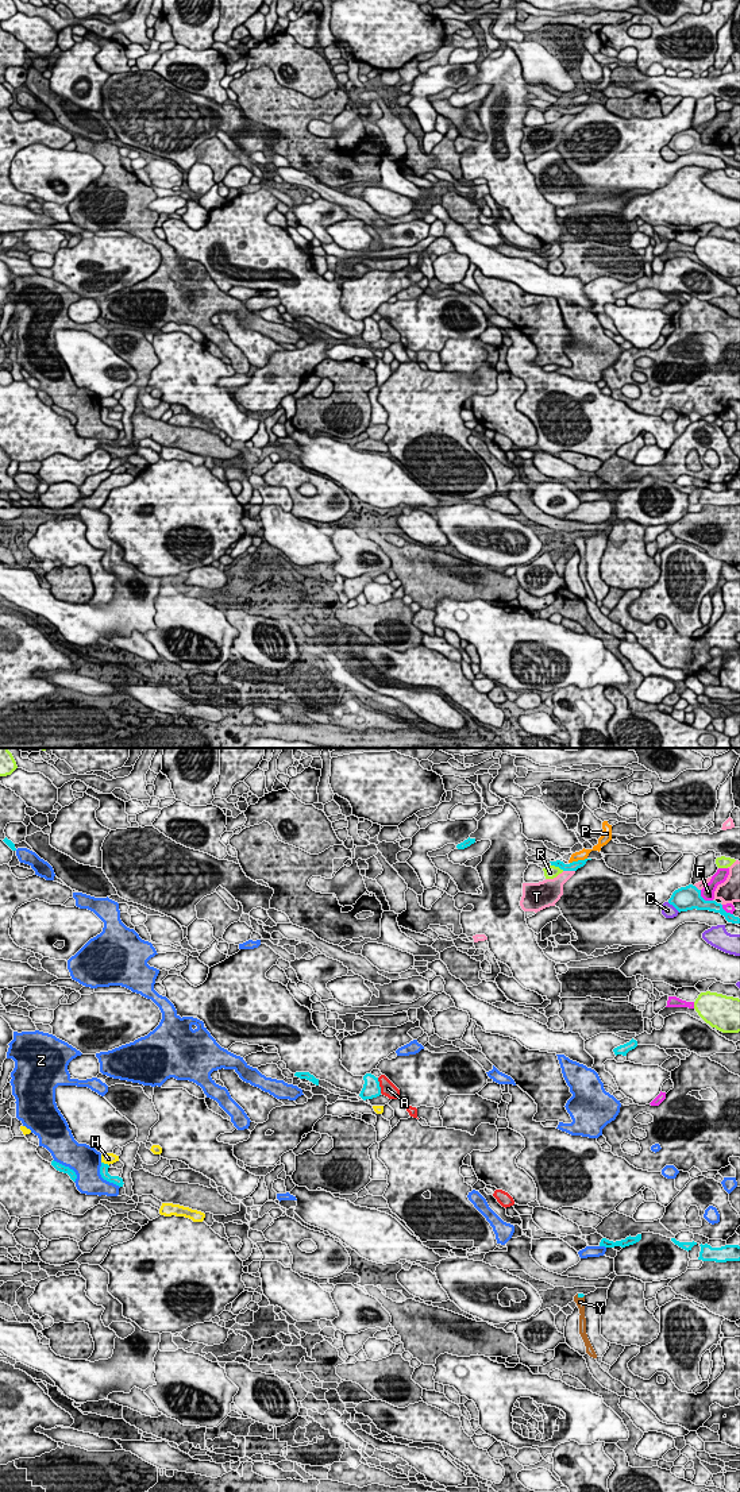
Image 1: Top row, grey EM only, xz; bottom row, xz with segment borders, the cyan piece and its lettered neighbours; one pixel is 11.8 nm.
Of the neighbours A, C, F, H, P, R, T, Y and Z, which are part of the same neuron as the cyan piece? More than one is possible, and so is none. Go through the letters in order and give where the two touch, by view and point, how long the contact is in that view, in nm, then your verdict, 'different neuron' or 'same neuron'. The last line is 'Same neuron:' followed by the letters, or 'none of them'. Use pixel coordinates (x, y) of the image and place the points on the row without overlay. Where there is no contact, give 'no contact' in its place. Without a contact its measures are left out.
A: contact xz (378, 330); length 200 nm; different neuron
C: contact xz (674, 150); length 200 nm; different neuron
F: contact xz (702, 142); length 200 nm; different neuron
H: contact xz (106, 408); length 110 nm; different neuron
P: contact xz (578, 104); length 220 nm; different neuron
R: contact xz (558, 110); length 170 nm; different neuron
T: contact xz (569, 114); length 140 nm; different neuron
Y: contact xz (581, 540); length 100 nm; same neuron
Z: contact xz (104, 423); length 380 nm; different neuron
Same neuron: Y

